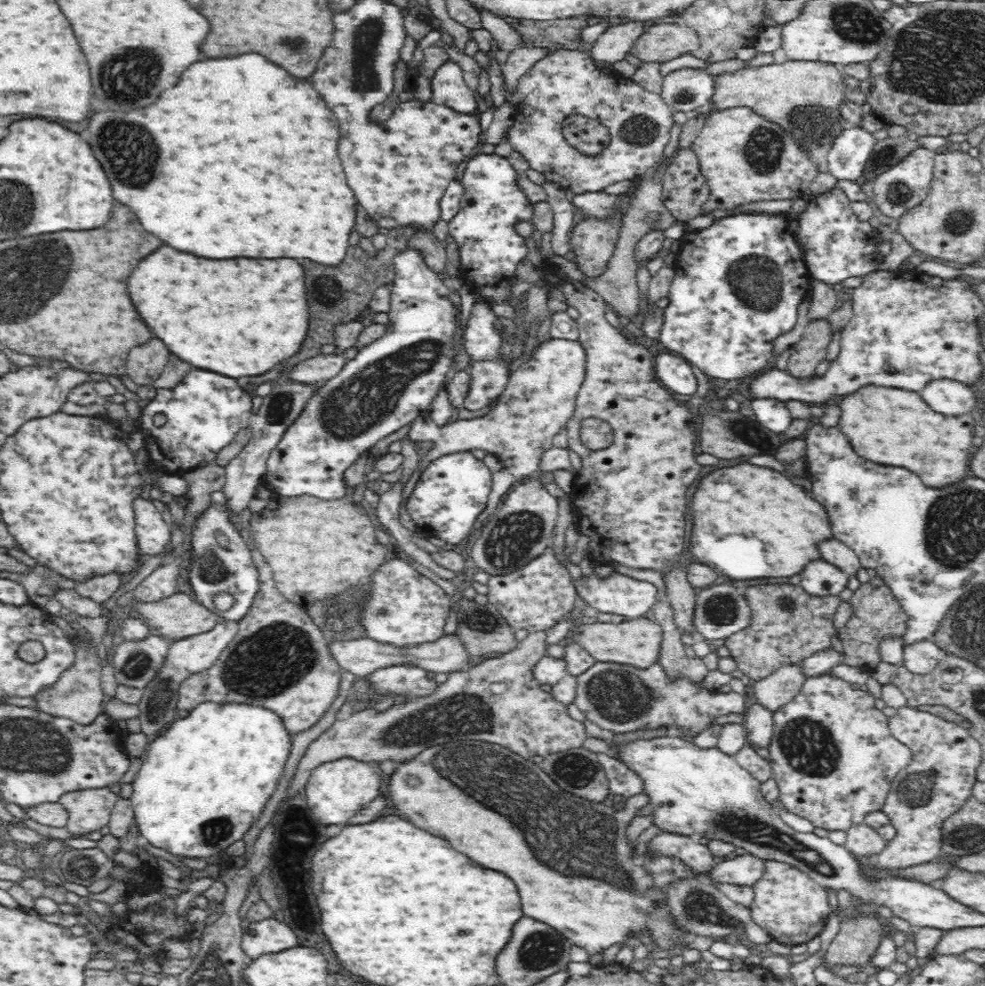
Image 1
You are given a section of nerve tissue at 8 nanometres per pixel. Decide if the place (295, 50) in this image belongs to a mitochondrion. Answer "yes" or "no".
yes

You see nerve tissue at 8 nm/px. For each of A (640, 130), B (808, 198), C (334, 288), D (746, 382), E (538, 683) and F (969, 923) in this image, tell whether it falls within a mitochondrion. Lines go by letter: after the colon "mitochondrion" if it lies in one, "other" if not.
A: mitochondrion
B: other
C: mitochondrion
D: other
E: other
F: other

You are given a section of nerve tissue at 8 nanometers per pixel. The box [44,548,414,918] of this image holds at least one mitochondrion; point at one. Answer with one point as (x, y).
(264, 664)

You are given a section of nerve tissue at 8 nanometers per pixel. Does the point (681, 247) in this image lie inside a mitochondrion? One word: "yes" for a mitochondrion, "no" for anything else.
no

